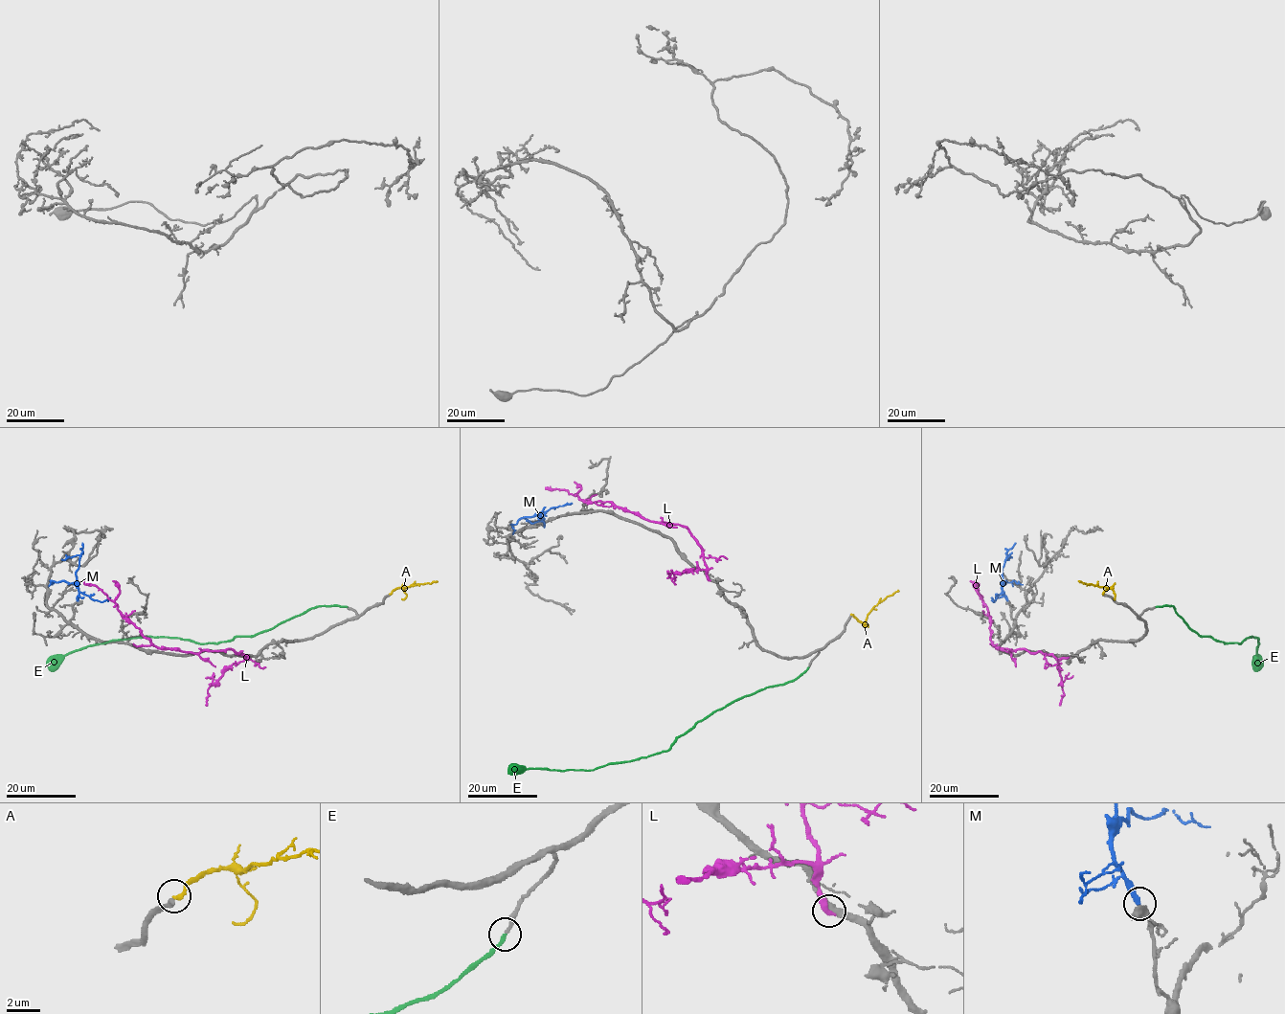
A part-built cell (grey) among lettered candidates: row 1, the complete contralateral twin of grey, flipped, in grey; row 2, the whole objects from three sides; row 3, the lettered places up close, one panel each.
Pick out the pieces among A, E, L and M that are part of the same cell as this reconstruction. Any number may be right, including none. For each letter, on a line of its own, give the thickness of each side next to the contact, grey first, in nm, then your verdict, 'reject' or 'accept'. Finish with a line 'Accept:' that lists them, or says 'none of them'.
A: calibres 320 and 240 nm; reject
E: calibres 200 and 200 nm; accept
L: calibres 400 and 320 nm; reject
M: calibres 400 and 360 nm; reject
Accept: E

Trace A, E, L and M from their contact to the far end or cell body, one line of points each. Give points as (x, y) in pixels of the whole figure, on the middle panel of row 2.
A: (851, 615), (864, 622), (874, 606), (899, 591)
E: (808, 667), (796, 679), (713, 710), (678, 737), (666, 751), (592, 770), (508, 769)
L: (709, 579), (700, 546), (686, 528), (644, 520), (609, 502), (585, 502), (566, 490), (546, 487)
M: (538, 520), (540, 514), (537, 513), (541, 520), (529, 523), (523, 517)

